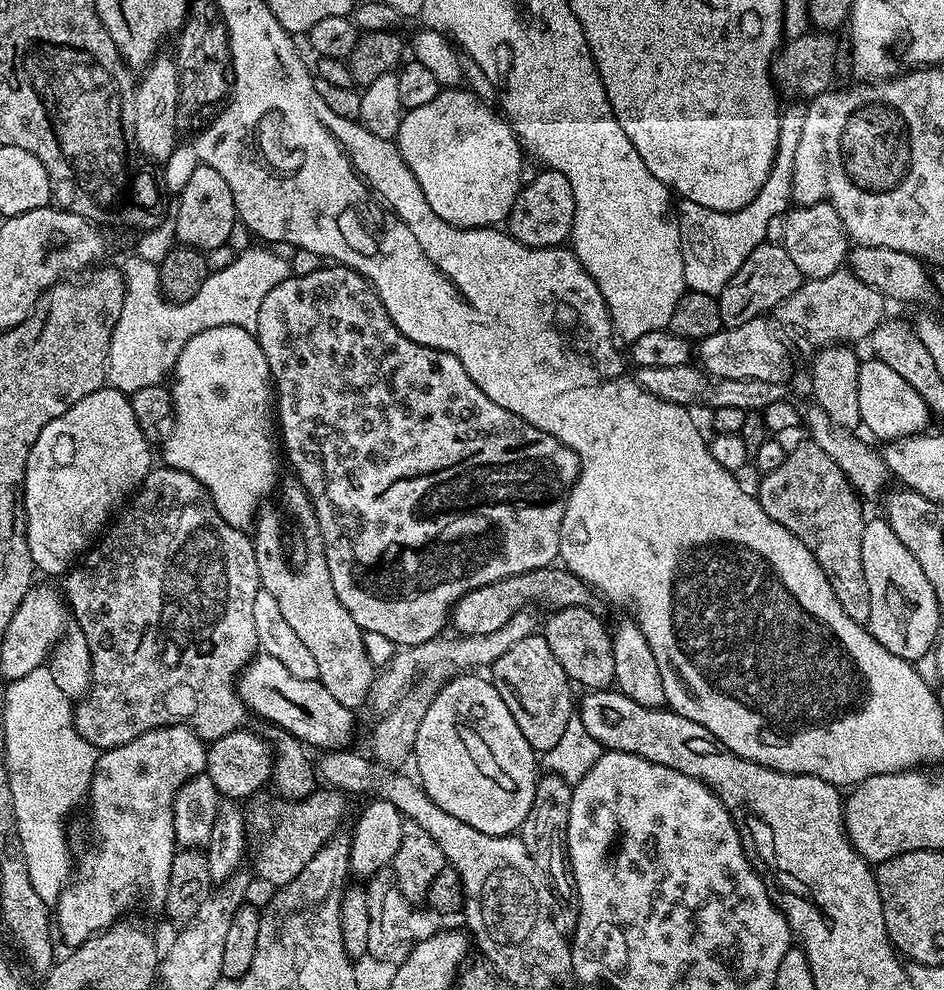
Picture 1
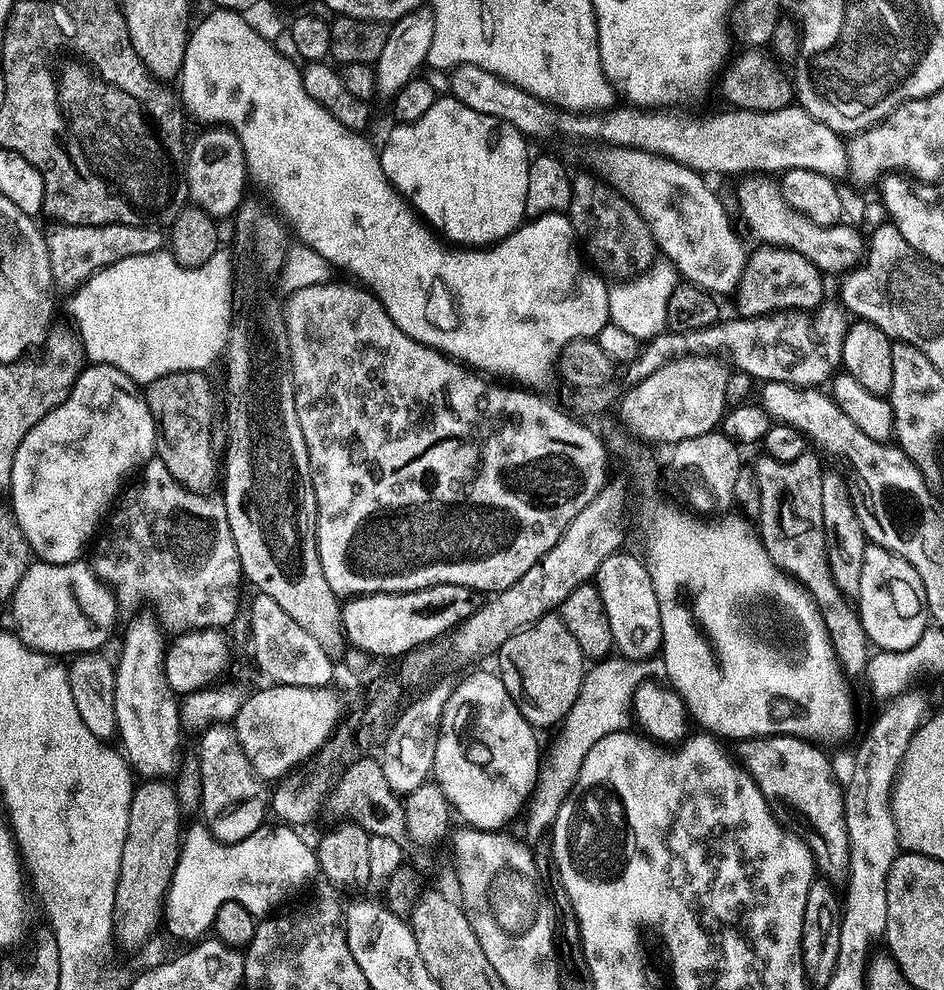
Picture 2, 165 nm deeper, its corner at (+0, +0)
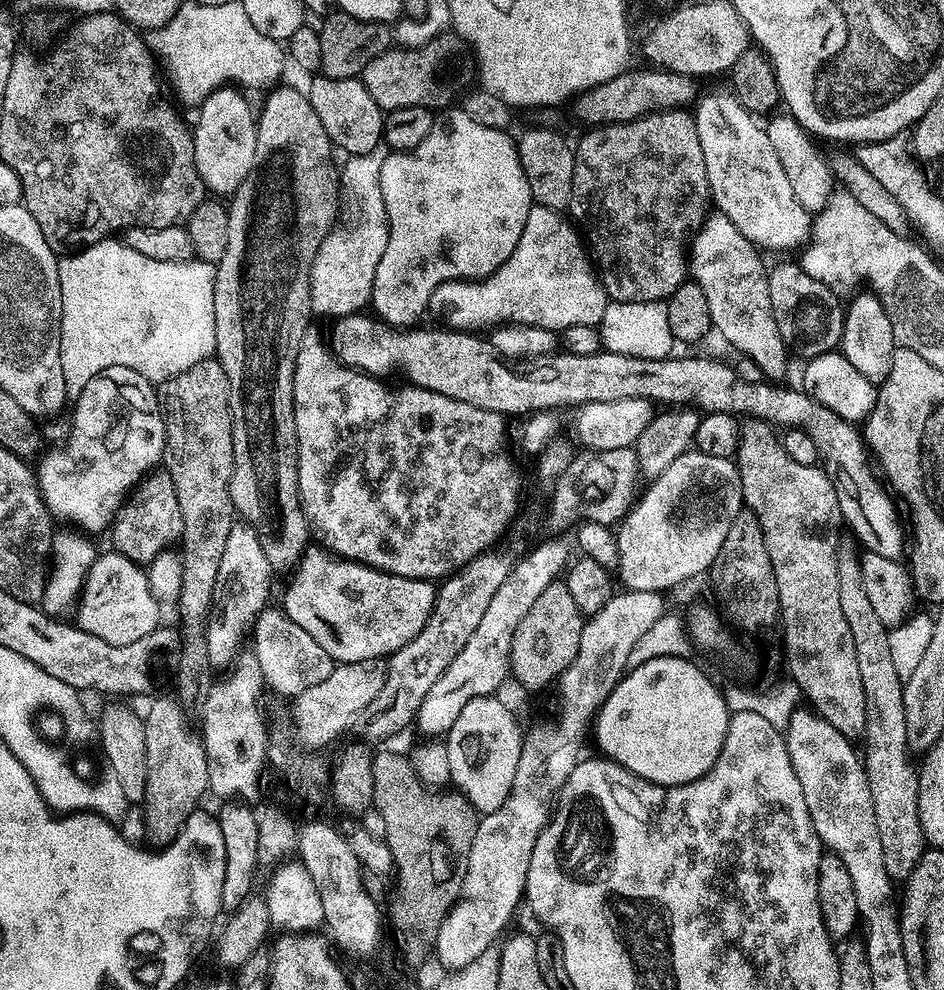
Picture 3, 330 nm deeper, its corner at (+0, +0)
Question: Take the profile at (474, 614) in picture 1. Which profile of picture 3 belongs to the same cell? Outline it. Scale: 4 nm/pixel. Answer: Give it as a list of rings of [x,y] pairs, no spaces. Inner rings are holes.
[[[320,546],[305,551],[294,575],[282,611],[298,622],[336,664],[383,661],[393,656],[406,642],[418,638],[436,605],[438,588],[433,581],[392,576],[354,560],[326,554]]]

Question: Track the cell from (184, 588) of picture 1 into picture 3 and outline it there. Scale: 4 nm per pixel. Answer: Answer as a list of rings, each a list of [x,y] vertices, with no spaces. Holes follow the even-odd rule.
[[[160,466],[147,473],[144,479],[132,489],[121,503],[119,512],[111,525],[115,551],[124,555],[139,566],[152,563],[159,552],[169,547],[171,540],[179,541],[184,534],[182,510],[174,490],[174,482],[167,468]]]

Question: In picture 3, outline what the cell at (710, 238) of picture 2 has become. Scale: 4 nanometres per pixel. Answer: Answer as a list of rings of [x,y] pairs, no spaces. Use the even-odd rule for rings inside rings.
[[[712,214],[690,240],[690,276],[706,294],[713,329],[736,349],[750,356],[767,381],[780,382],[788,372],[788,354],[770,303],[768,268],[759,247],[750,243],[730,218]]]

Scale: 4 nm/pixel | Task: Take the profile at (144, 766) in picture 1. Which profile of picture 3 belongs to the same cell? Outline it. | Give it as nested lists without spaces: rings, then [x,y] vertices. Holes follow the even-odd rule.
[[[243,522],[233,523],[236,532],[230,530],[230,538],[226,538],[226,550],[222,550],[222,562],[218,562],[218,574],[214,582],[212,595],[212,608],[208,611],[208,633],[206,633],[206,646],[208,657],[213,669],[220,670],[235,665],[237,657],[245,647],[244,639],[249,639],[250,633],[255,629],[256,619],[263,608],[269,607],[268,595],[272,592],[272,575],[274,569],[262,550],[259,538],[254,529]]]

